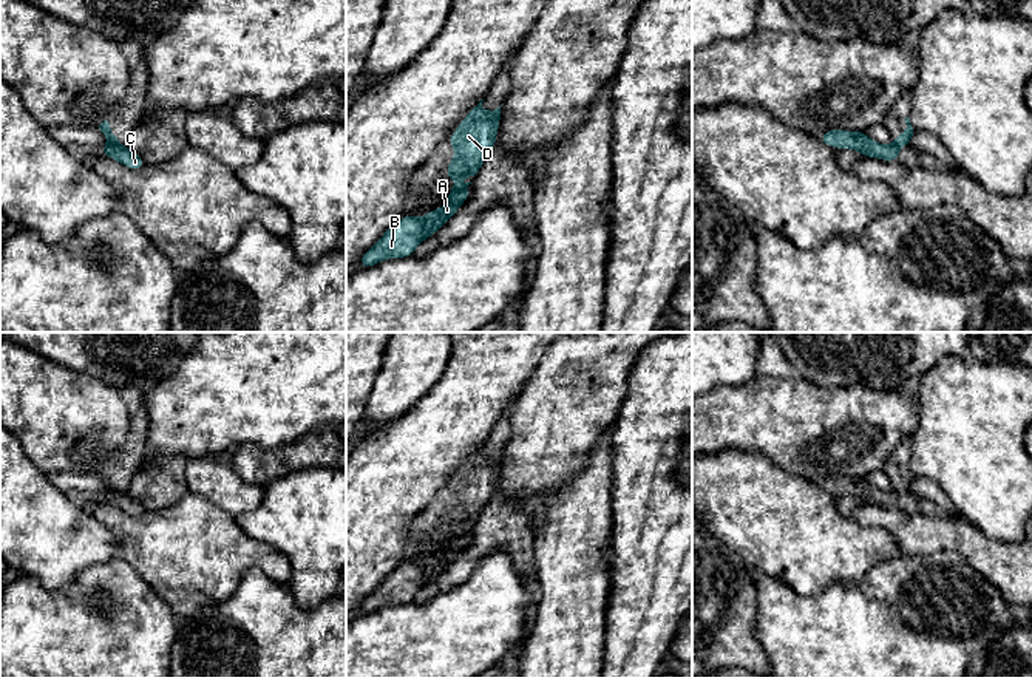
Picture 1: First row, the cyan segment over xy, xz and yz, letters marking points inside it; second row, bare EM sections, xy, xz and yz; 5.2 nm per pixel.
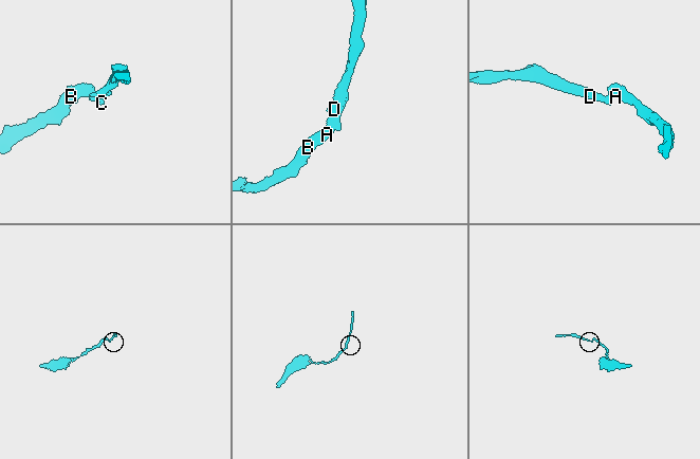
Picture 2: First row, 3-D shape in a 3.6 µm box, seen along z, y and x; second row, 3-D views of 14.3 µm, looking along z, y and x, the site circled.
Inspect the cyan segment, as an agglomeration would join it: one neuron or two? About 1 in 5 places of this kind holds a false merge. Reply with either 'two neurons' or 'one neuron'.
two neurons

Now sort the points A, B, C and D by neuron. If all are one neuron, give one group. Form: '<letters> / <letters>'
A B / C D

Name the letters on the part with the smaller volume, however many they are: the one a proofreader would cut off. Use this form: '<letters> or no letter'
C, D

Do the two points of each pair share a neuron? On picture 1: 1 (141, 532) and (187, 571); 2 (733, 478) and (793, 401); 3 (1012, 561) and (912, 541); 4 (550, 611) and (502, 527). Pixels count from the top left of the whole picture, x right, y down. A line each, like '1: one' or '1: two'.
1: one
2: two
3: one
4: two

